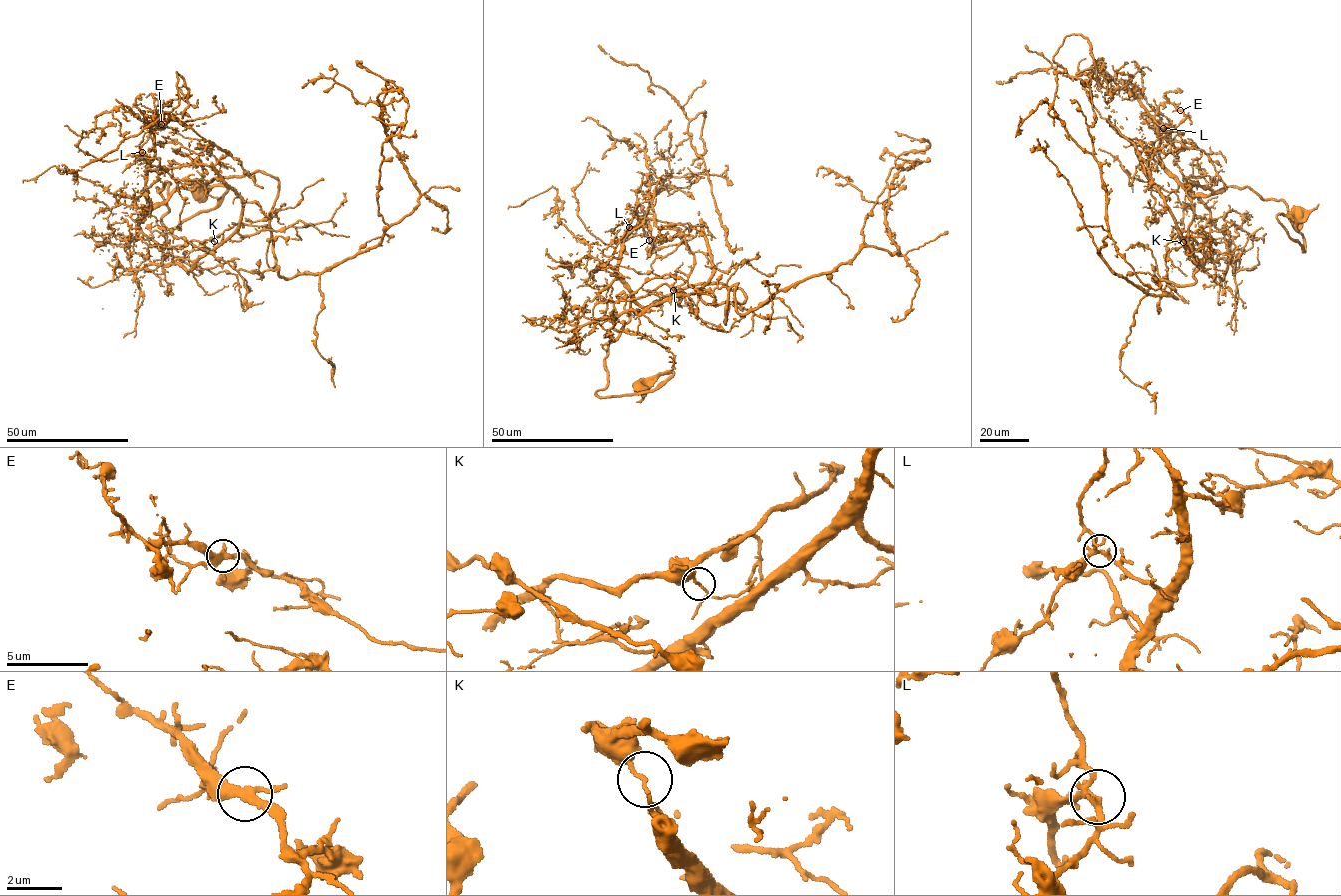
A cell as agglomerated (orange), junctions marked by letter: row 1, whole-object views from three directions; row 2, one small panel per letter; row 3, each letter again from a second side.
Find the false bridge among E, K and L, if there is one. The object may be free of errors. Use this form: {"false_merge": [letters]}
{"false_merge": ["K"]}

